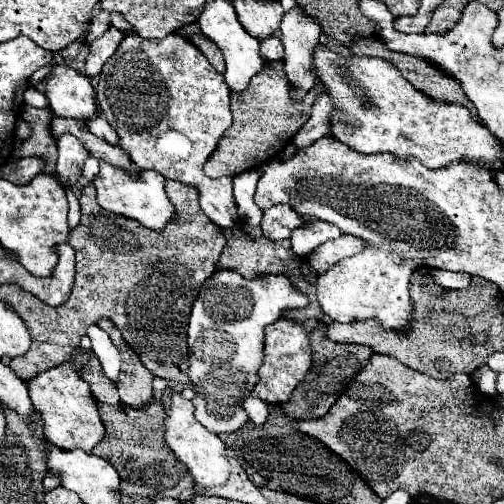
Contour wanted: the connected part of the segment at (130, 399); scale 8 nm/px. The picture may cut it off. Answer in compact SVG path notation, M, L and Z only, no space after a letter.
M101 319L97 323L107 335L111 337L113 345L121 353L121 379L119 379L119 397L121 403L127 403L129 407L143 407L153 397L153 375L145 365L139 361L135 351L125 343L119 329L111 319Z

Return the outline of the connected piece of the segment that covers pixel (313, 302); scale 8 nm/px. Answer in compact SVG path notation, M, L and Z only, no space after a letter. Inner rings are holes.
M237 221L237 227L231 227L231 229L223 229L223 235L227 237L227 245L225 245L225 251L221 253L221 259L217 263L217 269L235 269L239 271L241 275L245 277L257 277L257 275L275 275L275 273L285 273L293 285L303 291L307 297L309 297L309 305L303 307L303 309L295 309L295 311L287 311L283 317L287 319L293 319L293 321L307 321L307 319L317 319L317 321L323 321L323 323L331 323L331 319L321 311L319 303L317 303L317 297L315 297L315 283L317 283L317 275L313 275L313 271L309 269L307 261L301 259L301 257L295 257L293 251L291 251L291 243L289 239L285 241L269 241L261 235L261 229L259 227L251 227L247 225L245 221Z

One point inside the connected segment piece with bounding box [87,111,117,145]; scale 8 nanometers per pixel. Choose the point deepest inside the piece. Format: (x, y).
(98, 125)

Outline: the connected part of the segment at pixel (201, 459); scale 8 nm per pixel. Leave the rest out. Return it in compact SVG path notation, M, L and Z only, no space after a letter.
M171 387L171 407L167 409L165 417L165 443L173 449L175 457L185 463L187 471L193 475L193 479L203 487L221 487L229 479L229 461L225 457L225 443L211 431L207 431L197 419L195 419L195 407L191 401L183 399L181 393L177 393Z

